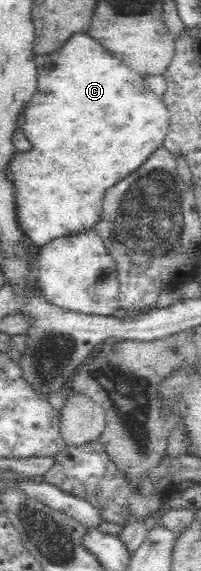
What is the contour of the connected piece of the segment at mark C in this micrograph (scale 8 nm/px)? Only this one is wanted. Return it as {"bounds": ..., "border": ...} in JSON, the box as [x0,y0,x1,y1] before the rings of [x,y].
{"bounds":[17,32,170,246],"border":[[[86,32],[74,33],[61,47],[58,47],[53,53],[43,56],[37,56],[36,67],[38,70],[38,91],[35,99],[31,101],[31,105],[27,107],[25,113],[25,123],[23,123],[23,133],[27,140],[32,144],[31,155],[35,163],[43,163],[43,167],[47,167],[47,175],[43,177],[43,181],[39,181],[39,185],[18,185],[19,193],[17,196],[17,204],[19,205],[18,218],[20,226],[25,235],[36,246],[44,246],[48,243],[60,239],[77,238],[79,235],[86,234],[88,231],[96,229],[96,225],[102,220],[103,203],[107,189],[111,190],[116,183],[125,179],[128,175],[134,174],[155,151],[162,147],[163,141],[167,136],[170,127],[170,115],[161,96],[155,95],[145,83],[145,77],[139,73],[132,71],[125,64],[117,61],[109,51],[99,47],[99,43],[95,39],[91,39]]]}

